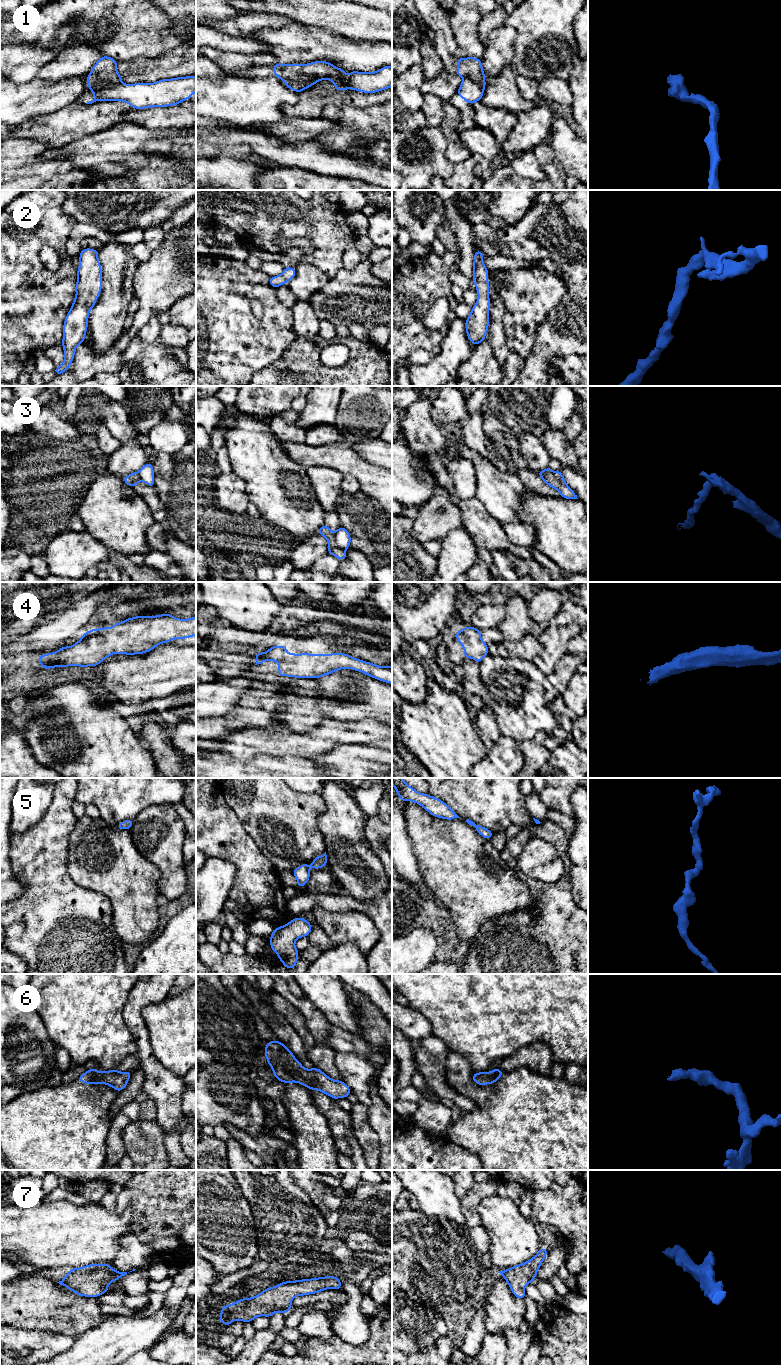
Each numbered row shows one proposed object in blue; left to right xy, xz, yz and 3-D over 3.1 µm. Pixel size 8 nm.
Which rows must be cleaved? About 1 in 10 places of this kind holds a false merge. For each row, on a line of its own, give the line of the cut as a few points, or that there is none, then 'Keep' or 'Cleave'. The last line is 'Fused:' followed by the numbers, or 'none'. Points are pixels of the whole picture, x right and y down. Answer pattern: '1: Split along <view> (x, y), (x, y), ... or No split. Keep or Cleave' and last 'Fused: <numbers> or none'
1: Split along xy (87, 77), (89, 86), (101, 82), (121, 82). Cleave
2: No split. Keep
3: Split along xz (334, 533), (335, 543), (345, 549). Cleave
4: No split. Keep
5: No split. Keep
6: No split. Keep
7: No split. Keep
Fused: 1, 3

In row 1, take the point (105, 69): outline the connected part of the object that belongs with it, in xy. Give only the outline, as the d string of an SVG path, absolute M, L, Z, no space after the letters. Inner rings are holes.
M102 56L93 66L88 75L89 87L95 87L98 83L105 85L122 83L122 77L117 71L117 62L109 56Z

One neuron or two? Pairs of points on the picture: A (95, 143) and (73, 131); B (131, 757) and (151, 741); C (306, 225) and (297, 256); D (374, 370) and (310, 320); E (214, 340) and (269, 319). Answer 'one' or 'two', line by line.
A: two
B: two
C: one
D: two
E: one

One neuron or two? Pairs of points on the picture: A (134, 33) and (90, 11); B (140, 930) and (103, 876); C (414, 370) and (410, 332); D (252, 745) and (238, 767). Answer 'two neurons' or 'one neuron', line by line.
A: one neuron
B: one neuron
C: two neurons
D: two neurons

